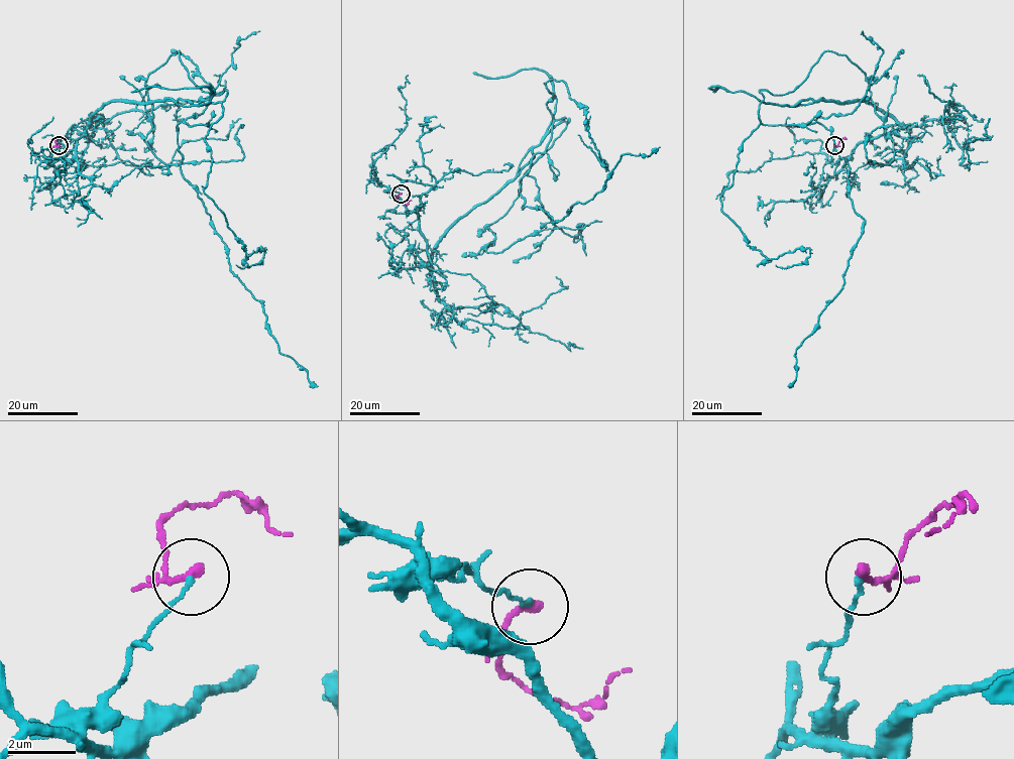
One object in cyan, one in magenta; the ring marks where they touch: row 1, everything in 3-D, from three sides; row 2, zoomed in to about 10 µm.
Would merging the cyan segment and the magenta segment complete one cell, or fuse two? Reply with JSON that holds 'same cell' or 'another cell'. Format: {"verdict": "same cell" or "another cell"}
{"verdict": "another cell"}

